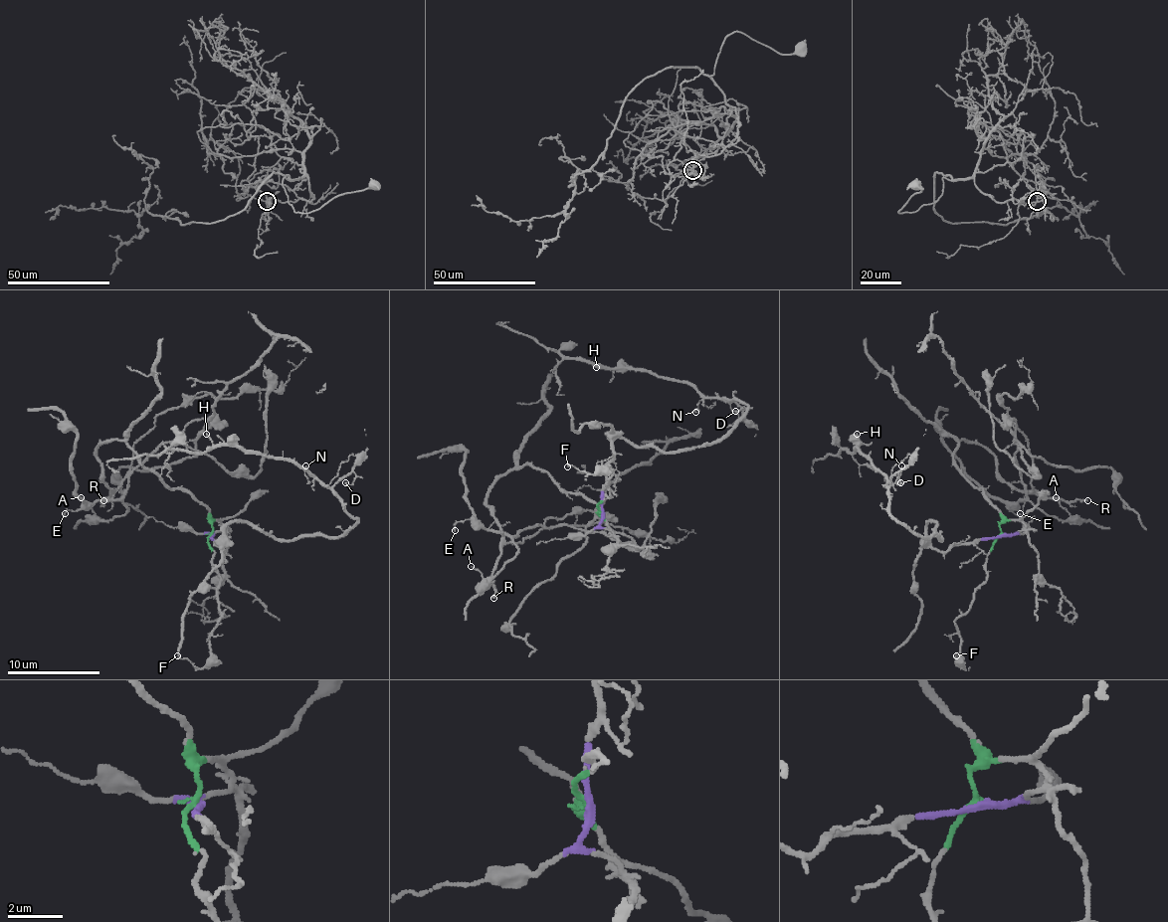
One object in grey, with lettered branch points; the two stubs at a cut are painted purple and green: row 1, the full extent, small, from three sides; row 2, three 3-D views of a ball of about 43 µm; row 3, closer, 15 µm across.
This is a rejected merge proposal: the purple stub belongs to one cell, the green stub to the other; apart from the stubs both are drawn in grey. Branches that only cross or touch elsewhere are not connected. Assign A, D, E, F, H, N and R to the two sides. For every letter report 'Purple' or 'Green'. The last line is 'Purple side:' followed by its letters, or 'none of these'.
A: Green
D: Purple
E: Green
F: Green
H: Purple
N: Purple
R: Green
Purple side: D, H, N

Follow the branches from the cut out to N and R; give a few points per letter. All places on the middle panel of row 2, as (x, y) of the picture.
N: (602, 510), (604, 466), (616, 437), (667, 453), (689, 451), (714, 444), (747, 407), (703, 398), (696, 411)
R: (602, 510), (530, 464), (506, 471), (486, 496), (502, 531), (502, 547), (490, 577), (493, 598)

